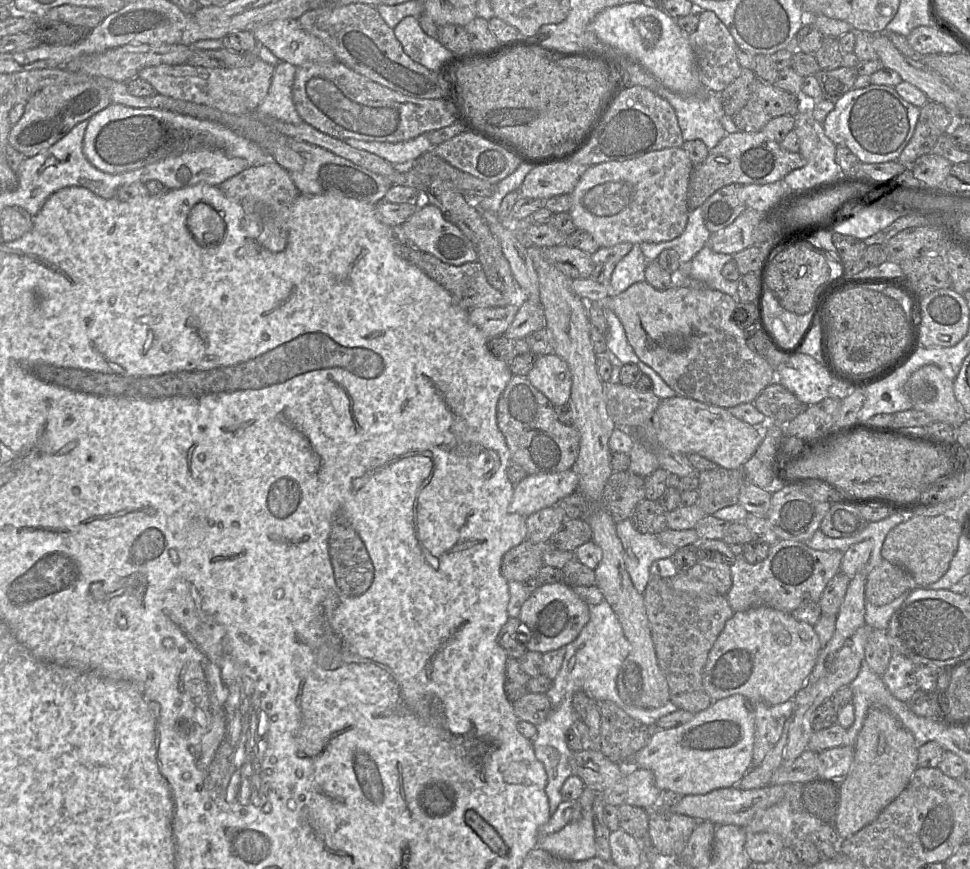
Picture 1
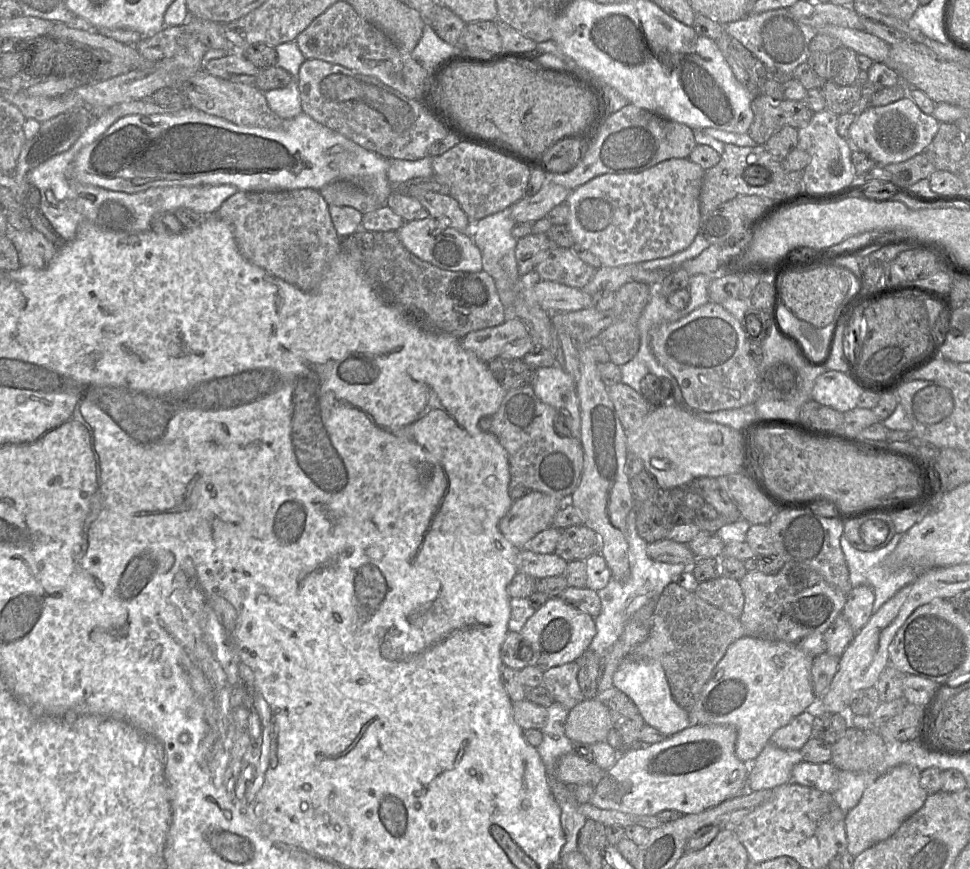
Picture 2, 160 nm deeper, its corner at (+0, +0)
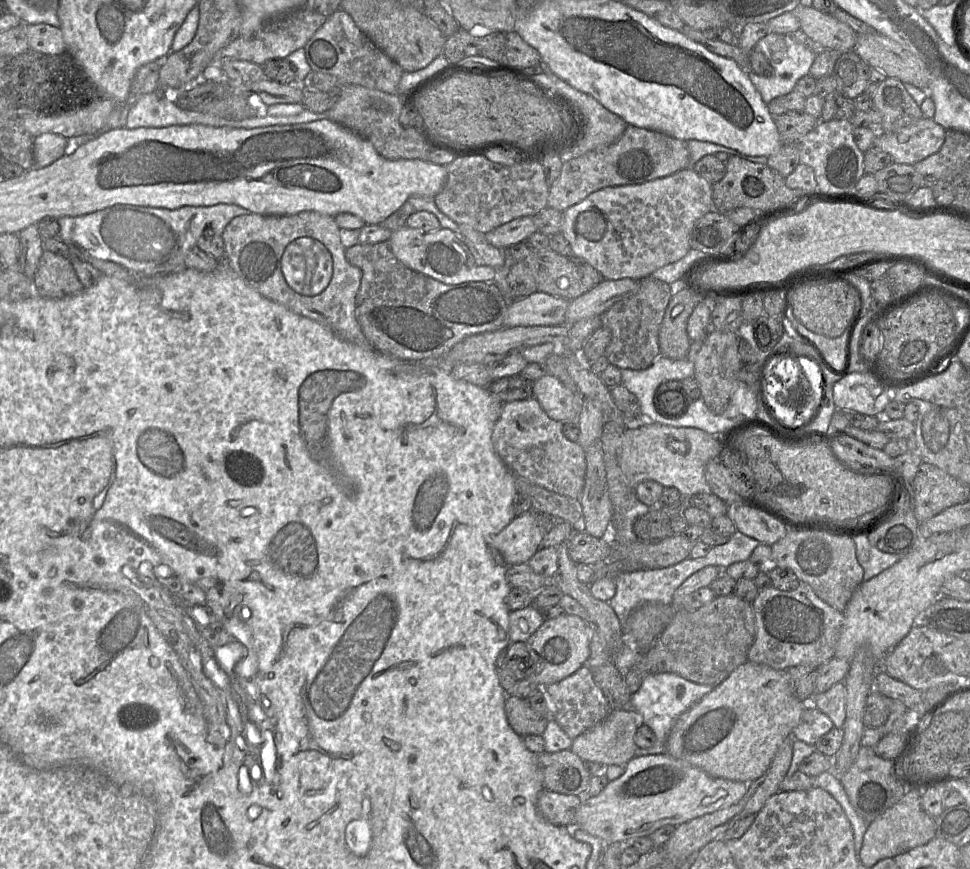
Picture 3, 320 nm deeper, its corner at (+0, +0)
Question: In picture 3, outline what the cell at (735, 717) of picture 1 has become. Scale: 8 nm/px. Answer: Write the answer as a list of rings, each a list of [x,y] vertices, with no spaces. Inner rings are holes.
[[[667,753],[638,756],[632,758],[624,766],[624,773],[616,780],[609,781],[600,794],[581,802],[575,827],[602,839],[605,844],[629,842],[637,837],[649,836],[663,826],[676,827],[703,815],[728,808],[738,803],[747,790],[748,783],[714,778]]]

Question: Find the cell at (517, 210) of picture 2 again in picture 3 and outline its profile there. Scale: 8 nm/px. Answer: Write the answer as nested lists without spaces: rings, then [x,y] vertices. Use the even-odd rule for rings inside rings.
[[[524,216],[491,230],[485,234],[485,237],[492,246],[506,250],[517,243],[526,241],[536,231],[534,217]]]

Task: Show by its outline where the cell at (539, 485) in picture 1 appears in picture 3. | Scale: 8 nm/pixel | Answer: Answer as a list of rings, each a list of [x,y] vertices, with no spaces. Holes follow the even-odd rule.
[[[533,510],[515,516],[505,528],[494,537],[493,545],[510,566],[527,563],[540,548],[541,529]]]

